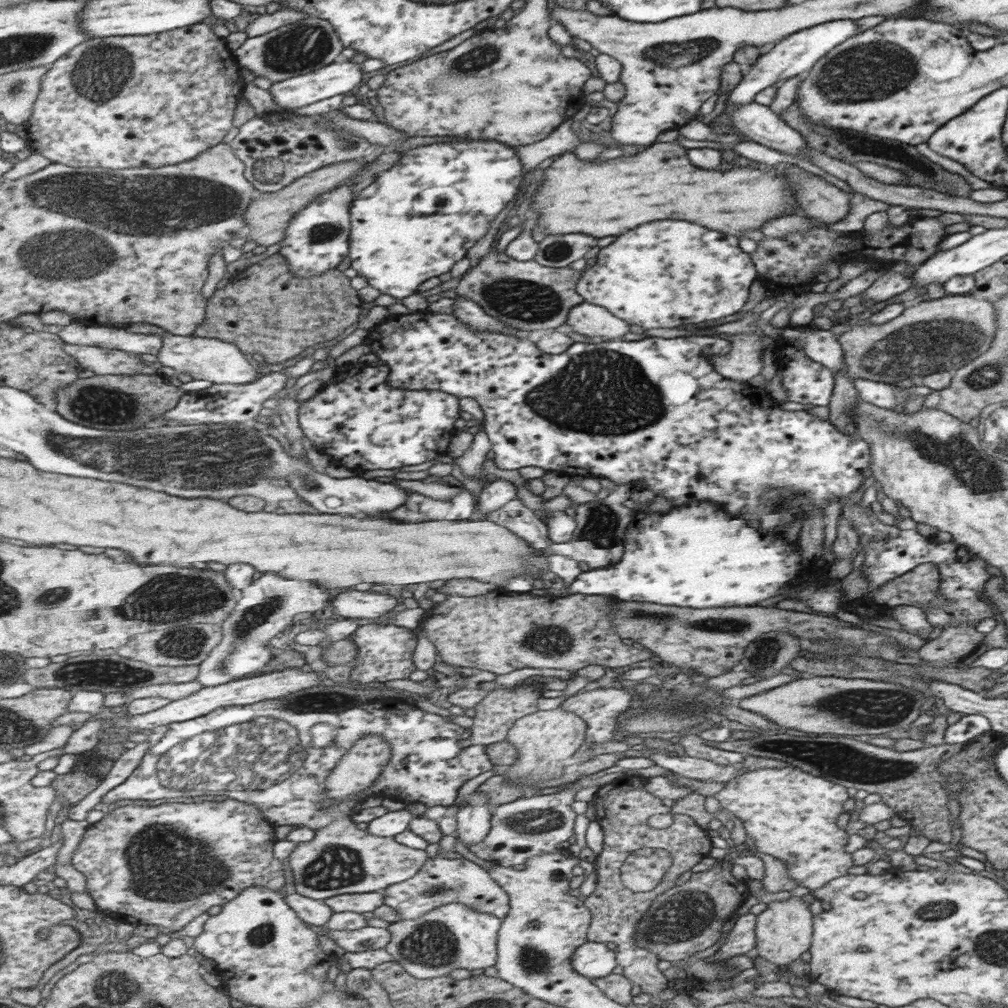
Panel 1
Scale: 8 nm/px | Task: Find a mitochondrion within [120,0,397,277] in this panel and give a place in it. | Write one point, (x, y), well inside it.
(303, 47)

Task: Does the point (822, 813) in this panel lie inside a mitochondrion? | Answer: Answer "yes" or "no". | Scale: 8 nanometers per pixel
no

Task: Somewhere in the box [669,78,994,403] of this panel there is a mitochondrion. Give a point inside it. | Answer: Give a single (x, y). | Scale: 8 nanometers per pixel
(906, 353)

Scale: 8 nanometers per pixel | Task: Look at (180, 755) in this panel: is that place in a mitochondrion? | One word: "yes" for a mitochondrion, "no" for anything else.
yes

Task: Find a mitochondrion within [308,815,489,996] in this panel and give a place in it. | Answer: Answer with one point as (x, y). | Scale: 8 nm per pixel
(431, 945)

